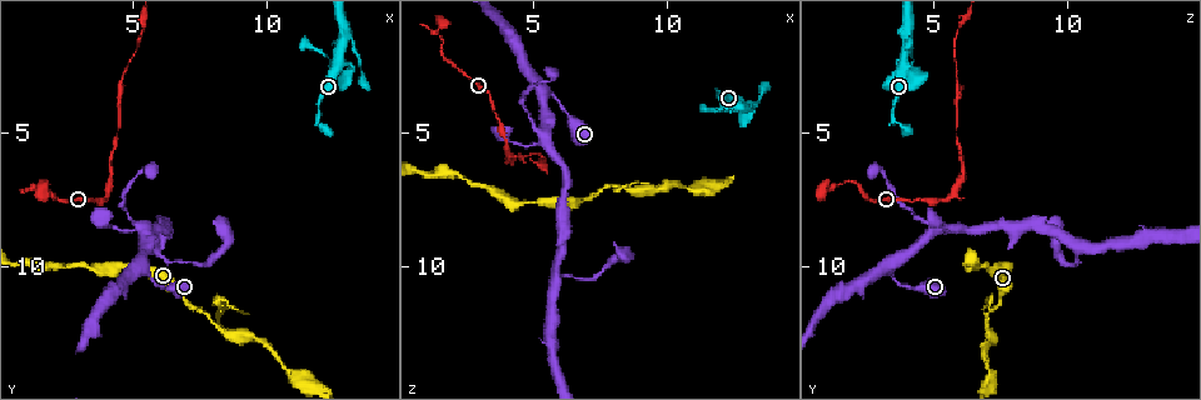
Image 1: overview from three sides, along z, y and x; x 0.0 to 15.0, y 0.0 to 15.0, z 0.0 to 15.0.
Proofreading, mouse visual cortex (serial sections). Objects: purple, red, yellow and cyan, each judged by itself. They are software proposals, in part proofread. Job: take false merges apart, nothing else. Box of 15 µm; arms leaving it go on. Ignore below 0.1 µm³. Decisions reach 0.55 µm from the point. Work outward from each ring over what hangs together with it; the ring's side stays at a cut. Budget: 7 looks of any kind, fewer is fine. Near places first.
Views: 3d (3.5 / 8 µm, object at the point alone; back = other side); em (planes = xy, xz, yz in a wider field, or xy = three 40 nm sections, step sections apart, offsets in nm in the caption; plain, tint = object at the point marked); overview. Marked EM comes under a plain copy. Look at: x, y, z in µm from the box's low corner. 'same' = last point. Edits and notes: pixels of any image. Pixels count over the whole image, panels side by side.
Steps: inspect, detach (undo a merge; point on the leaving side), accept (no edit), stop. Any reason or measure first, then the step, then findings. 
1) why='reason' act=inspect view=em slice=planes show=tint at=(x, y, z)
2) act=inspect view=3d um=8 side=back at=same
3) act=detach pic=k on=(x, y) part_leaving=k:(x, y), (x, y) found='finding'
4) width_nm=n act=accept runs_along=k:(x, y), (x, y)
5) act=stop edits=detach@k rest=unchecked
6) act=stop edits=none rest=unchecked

why='a narrow waist' act=inspect view=3d um=3.5 at=(4.9, 7.9, 4.1)

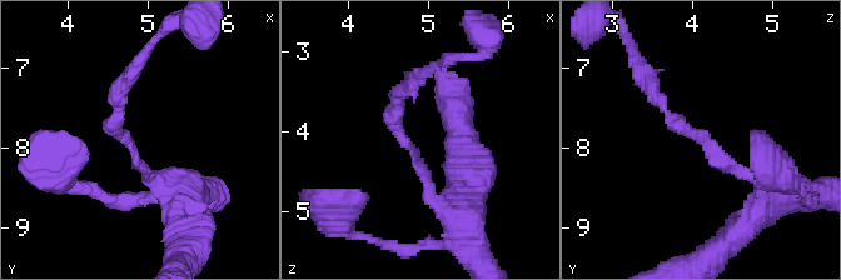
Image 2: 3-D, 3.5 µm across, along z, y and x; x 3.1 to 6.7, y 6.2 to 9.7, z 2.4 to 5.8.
arm_widths_nm=150,150 act=inspect view=em slice=xy step=2 show=tint at=(4.80, 7.95, 4.15)

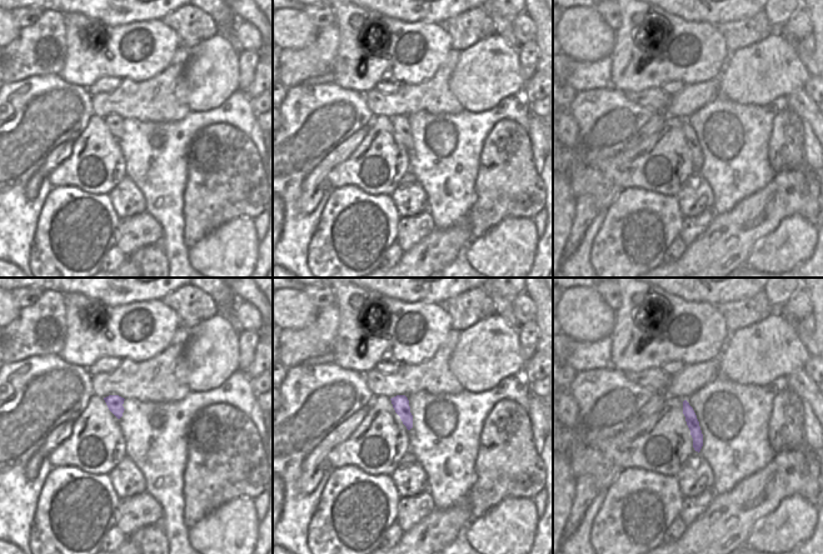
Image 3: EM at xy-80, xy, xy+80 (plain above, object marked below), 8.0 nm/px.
act=inspect view=em slice=xy step=1 show=tint at=same

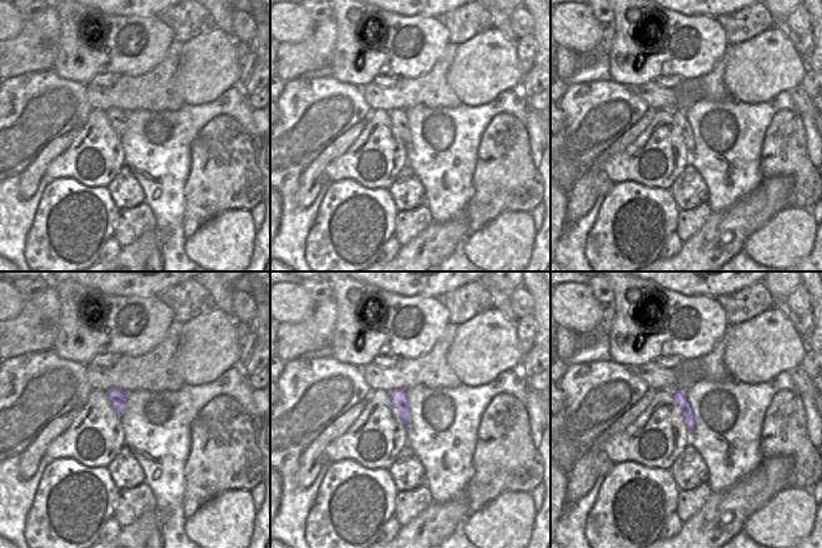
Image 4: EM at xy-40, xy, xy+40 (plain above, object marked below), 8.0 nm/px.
act=accept runs_along=4:(676, 393), (686, 409), (691, 424) found='continuous, no second cell'

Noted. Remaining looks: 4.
why='calibre changes' act=inspect view=3d um=3.5 at=(1.6, 7.1, 0.9)

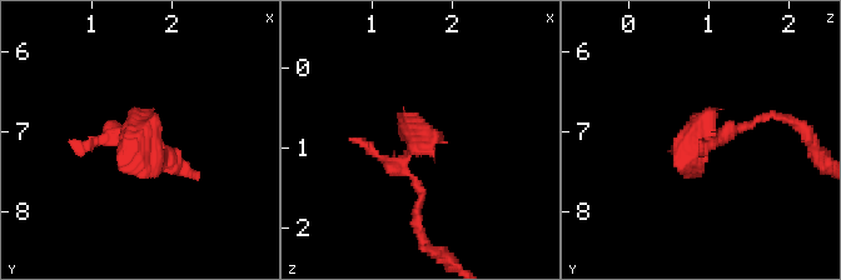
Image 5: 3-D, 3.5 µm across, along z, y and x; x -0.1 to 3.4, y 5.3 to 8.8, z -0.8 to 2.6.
why='shape alone is not enough' act=inspect view=em slice=xy step=3 show=tint at=(1.50, 7.10, 1.00)

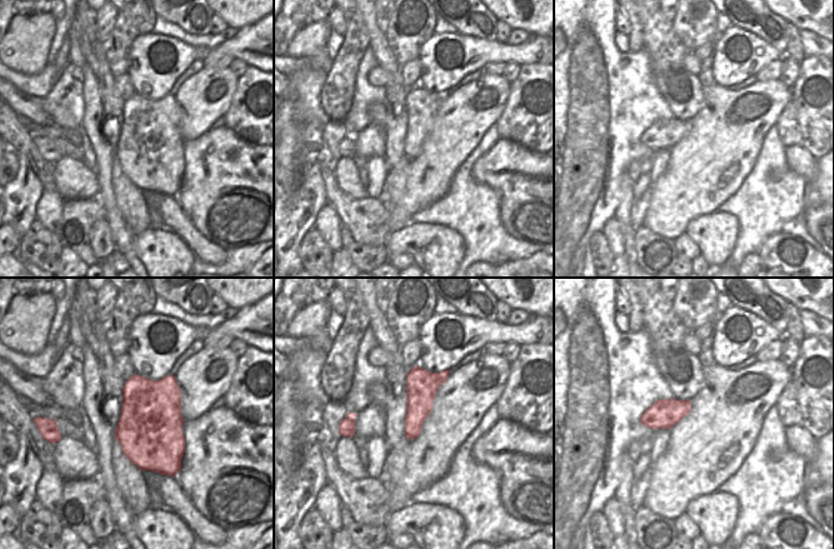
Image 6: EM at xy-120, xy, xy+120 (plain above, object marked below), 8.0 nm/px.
act=accept runs_along=5:(767, 115), (701, 141), (701, 176) found='one cell here'

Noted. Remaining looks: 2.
why='a fork' act=inspect view=3d um=8 at=(12.7, 2.4, 3.9)

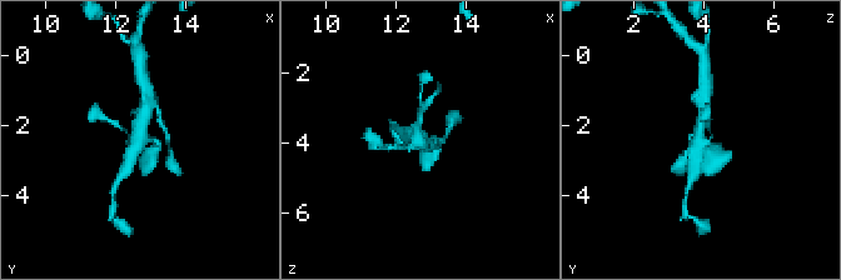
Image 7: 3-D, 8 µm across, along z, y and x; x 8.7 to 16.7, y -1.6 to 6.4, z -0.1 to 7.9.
act=inspect view=em slice=xy step=2 show=tint at=(12.8, 2.3, 3.9)

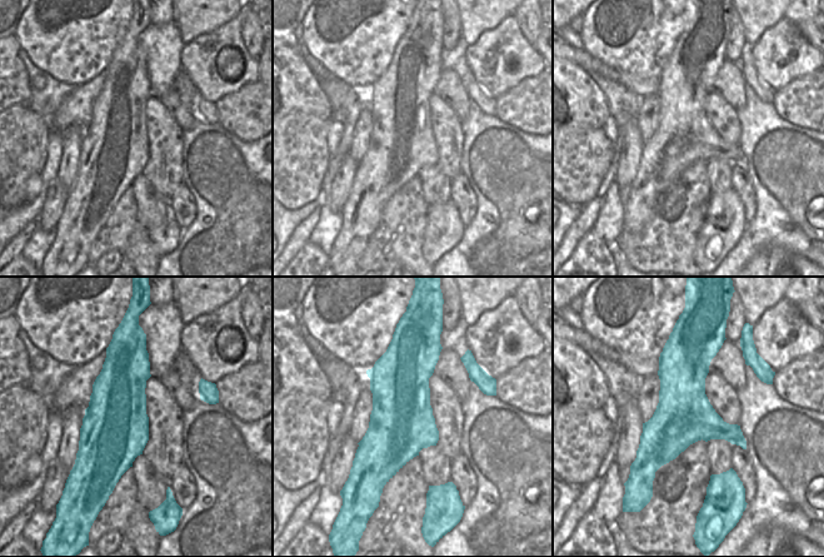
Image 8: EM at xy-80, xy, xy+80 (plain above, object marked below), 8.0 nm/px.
act=accept runs_along=7:(127, 169), (142, 136), (147, 101) found='continuous, no second cell'

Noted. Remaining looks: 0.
act=stop edits=none rest=unchecked

